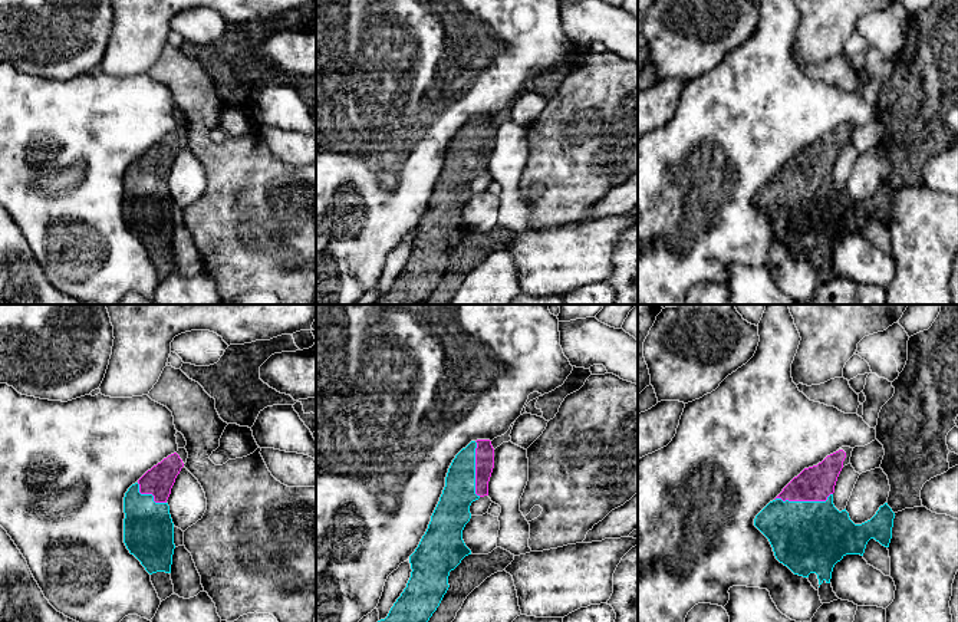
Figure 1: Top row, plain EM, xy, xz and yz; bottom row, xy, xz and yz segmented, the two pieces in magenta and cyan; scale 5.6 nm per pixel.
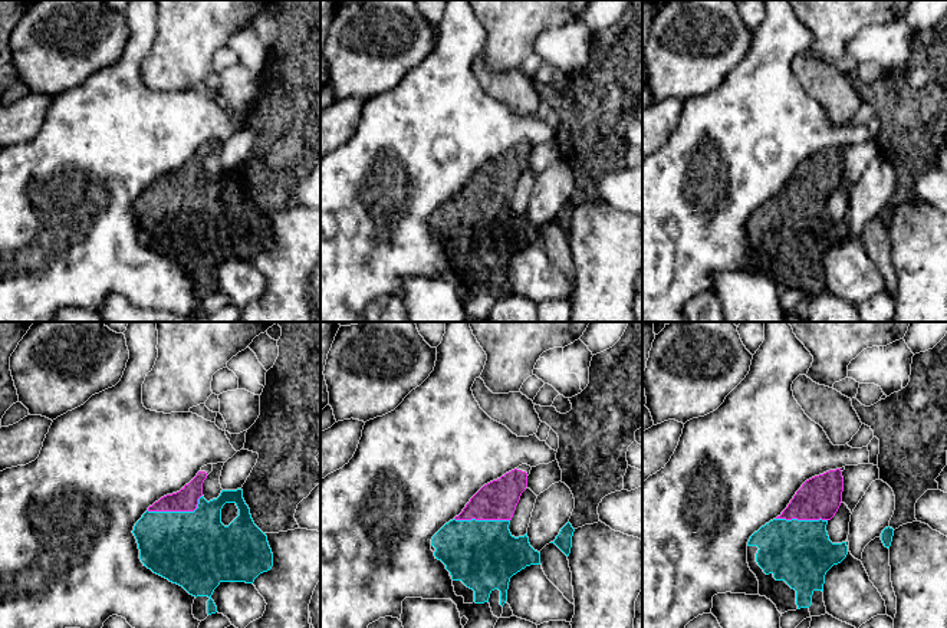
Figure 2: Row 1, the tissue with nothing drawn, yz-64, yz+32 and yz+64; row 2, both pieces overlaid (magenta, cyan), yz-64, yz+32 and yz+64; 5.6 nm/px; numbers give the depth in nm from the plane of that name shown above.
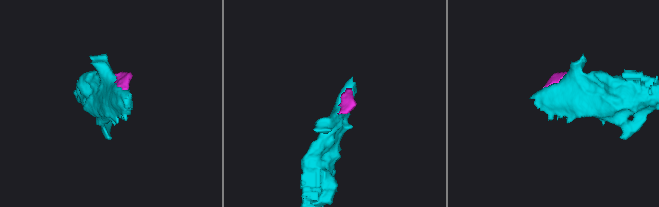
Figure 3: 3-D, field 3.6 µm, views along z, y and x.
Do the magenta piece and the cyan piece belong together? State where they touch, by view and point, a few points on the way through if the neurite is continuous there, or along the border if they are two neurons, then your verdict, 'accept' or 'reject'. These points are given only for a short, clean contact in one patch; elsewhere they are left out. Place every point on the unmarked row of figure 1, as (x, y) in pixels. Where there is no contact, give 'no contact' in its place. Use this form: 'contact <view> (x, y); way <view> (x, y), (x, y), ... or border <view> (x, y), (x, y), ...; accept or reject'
contact yz (803, 178); accept

